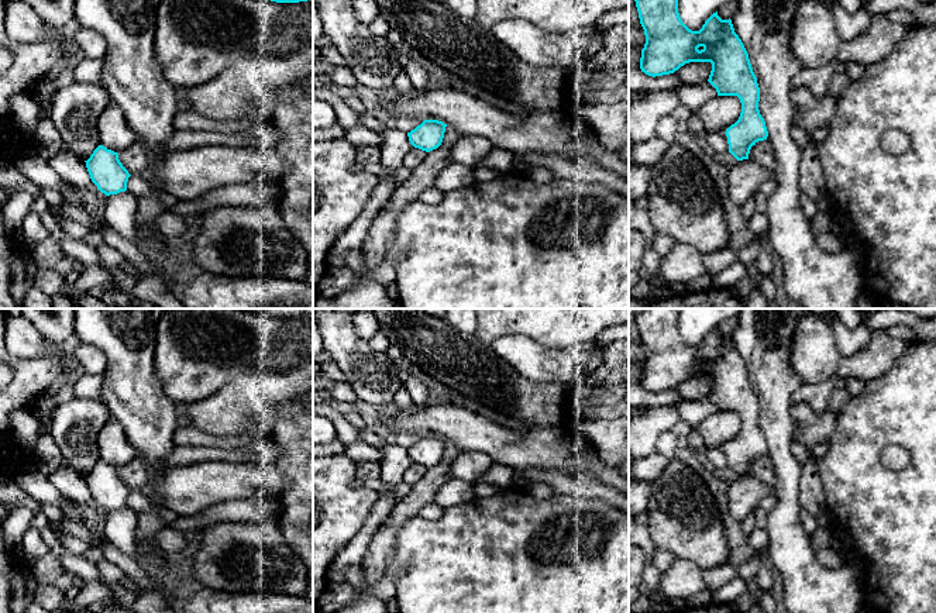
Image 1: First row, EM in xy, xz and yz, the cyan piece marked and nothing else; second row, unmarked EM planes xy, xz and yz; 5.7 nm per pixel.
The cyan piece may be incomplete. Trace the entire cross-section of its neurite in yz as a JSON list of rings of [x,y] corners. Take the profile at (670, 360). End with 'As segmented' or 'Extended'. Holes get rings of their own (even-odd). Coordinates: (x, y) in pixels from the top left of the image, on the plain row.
[[[636,309],[636,323],[644,345],[646,359],[641,365],[640,385],[648,392],[663,392],[678,386],[689,378],[710,378],[708,397],[718,411],[737,411],[741,419],[739,435],[726,445],[729,468],[737,475],[749,475],[753,461],[768,452],[765,437],[760,430],[760,403],[753,388],[749,369],[734,348],[732,335],[722,335],[713,328],[699,347],[689,345],[678,328],[678,309]]]. As segmented

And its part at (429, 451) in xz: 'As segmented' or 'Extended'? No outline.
As segmented

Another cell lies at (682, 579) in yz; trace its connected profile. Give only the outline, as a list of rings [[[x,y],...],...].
[[[675,558],[672,565],[660,574],[660,590],[651,592],[663,612],[670,612],[672,602],[686,600],[698,592],[706,590],[703,571],[692,561]]]

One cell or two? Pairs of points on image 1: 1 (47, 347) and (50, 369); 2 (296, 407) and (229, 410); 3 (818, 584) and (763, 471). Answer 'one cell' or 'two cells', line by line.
1: two cells
2: one cell
3: two cells

